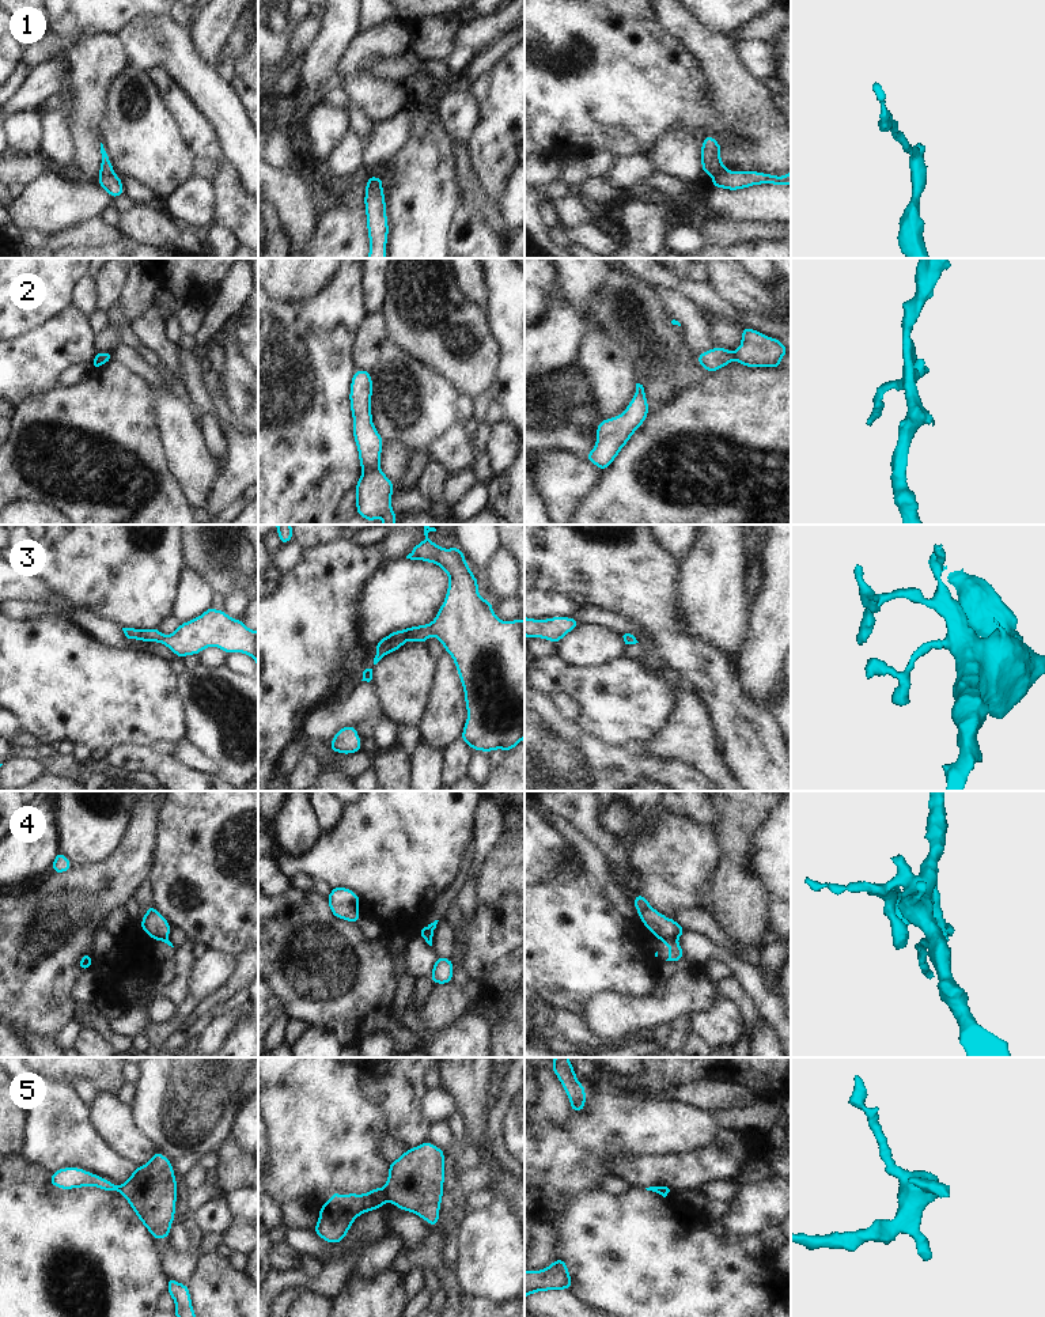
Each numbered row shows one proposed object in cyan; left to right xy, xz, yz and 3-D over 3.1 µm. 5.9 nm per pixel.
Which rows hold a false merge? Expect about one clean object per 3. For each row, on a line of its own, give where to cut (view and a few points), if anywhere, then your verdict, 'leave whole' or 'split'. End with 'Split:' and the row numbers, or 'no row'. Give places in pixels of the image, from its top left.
1: cut in xz along (382, 180), (375, 188), (370, 188), (366, 184); split
2: cut in xz along (378, 466), (363, 472); split
3: no cut; leave whole
4: cut in yz along (659, 938), (676, 939); split
5: cut in xz along (383, 1188), (383, 1196), (387, 1200); split
Split: 1, 2, 4, 5

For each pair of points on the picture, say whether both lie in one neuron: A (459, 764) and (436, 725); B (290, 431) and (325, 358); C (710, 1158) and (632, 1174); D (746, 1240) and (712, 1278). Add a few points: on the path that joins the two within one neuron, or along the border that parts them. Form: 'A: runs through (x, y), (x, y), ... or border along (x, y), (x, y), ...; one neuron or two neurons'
A: border along (459, 737), (440, 750); two neurons
B: runs through (294, 413), (298, 386), (307, 375); one neuron
C: runs through (691, 1170), (651, 1170); one neuron
D: border along (739, 1233), (737, 1240), (741, 1247), (758, 1259); two neurons

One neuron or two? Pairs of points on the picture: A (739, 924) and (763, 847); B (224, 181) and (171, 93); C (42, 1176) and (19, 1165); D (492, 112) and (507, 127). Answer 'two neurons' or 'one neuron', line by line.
A: two neurons
B: one neuron
C: one neuron
D: one neuron

